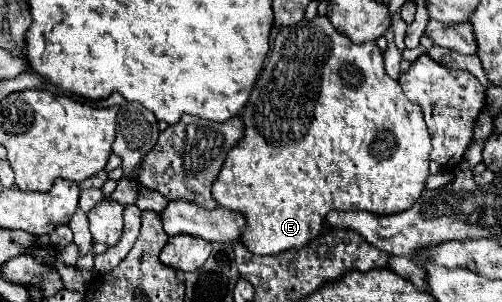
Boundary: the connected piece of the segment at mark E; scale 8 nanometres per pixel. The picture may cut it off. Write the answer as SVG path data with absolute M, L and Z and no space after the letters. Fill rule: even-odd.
M316 16L314 20L298 22L290 28L282 28L274 40L274 50L266 58L266 68L262 68L250 98L242 112L244 120L244 138L238 140L234 148L230 148L226 162L218 174L218 178L212 184L212 196L214 200L228 208L238 210L246 216L248 224L242 234L242 242L250 248L254 254L278 254L286 248L302 248L306 246L314 236L322 234L324 228L324 216L330 210L368 210L374 214L396 214L402 210L408 210L416 198L420 198L424 190L424 180L428 178L428 162L430 162L430 134L426 130L422 108L414 102L410 102L396 80L392 80L384 70L382 50L378 46L356 46L346 36L336 32L326 16Z

